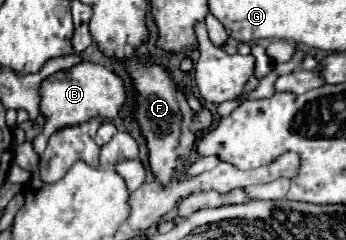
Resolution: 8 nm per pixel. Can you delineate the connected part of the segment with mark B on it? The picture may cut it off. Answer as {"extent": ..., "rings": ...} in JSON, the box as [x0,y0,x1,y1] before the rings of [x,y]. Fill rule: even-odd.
{"extent":[33,62,127,154],"rings":[[[81,62],[79,66],[75,66],[75,70],[53,74],[41,86],[41,114],[47,118],[47,122],[45,122],[43,134],[33,142],[37,154],[43,152],[43,148],[39,148],[39,146],[43,146],[45,140],[55,130],[61,130],[63,126],[83,124],[97,116],[101,116],[103,120],[115,120],[119,116],[125,100],[127,100],[127,88],[125,88],[123,78],[117,76],[113,70],[107,70],[101,64]]]}

